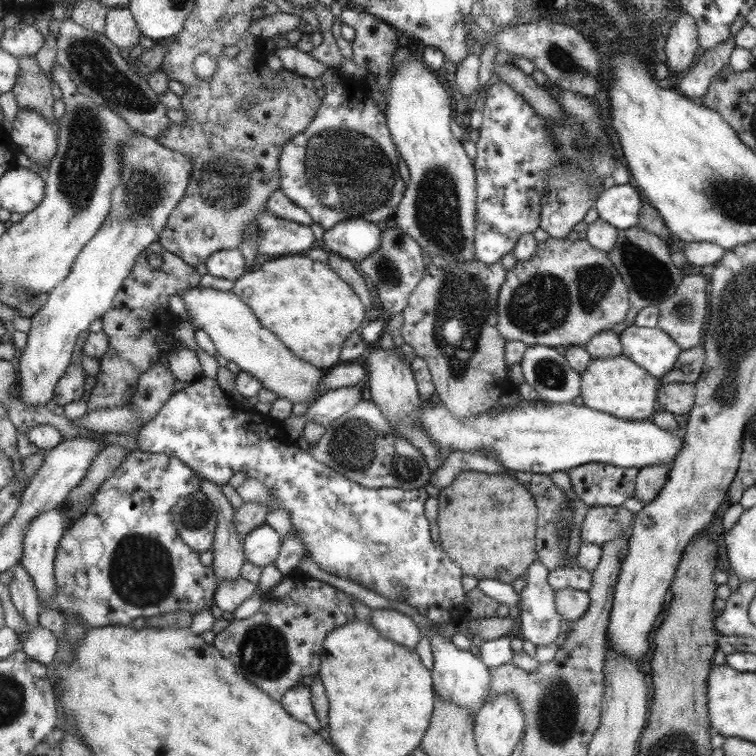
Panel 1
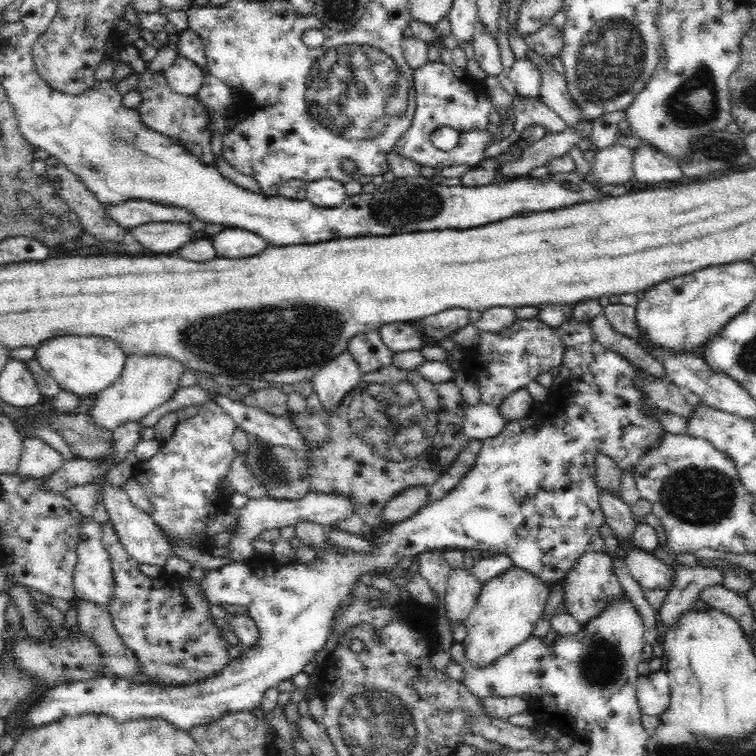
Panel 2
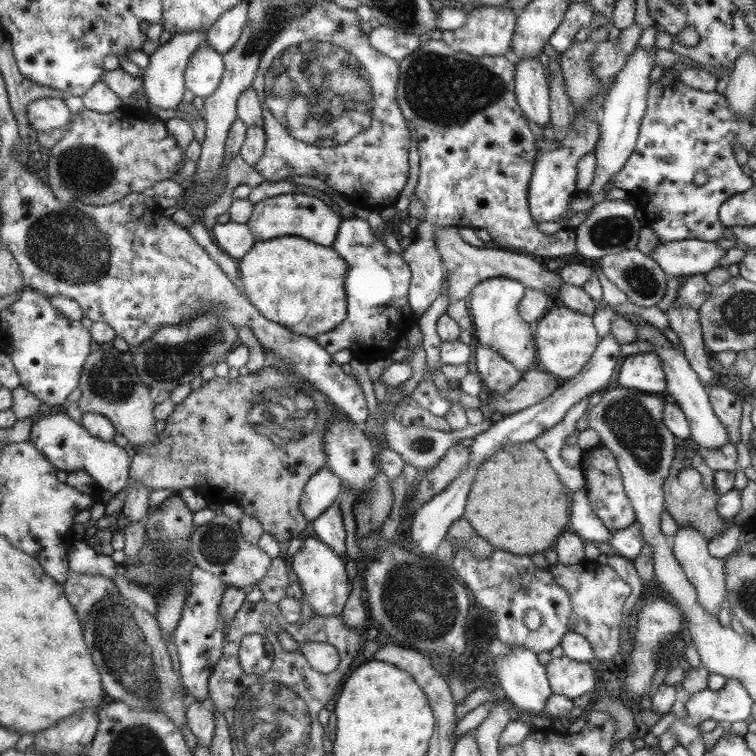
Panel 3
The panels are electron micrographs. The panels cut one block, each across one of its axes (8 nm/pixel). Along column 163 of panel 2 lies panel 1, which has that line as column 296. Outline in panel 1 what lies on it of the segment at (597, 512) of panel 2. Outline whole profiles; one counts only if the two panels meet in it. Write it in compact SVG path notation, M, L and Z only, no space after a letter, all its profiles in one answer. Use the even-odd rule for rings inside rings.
M297 684L287 690L280 704L287 710L287 713L291 714L291 717L305 723L312 731L317 733L322 729L319 726L318 717L314 713L314 705L310 698L311 694L308 686Z

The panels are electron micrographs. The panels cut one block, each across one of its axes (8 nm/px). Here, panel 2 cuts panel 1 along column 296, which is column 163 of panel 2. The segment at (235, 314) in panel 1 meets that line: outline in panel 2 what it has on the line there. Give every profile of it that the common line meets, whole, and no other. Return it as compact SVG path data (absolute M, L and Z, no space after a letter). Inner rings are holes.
M129 355L120 378L95 396L86 415L97 428L107 432L114 432L127 422L138 422L172 396L179 386L182 373L186 370L182 363L167 356Z

